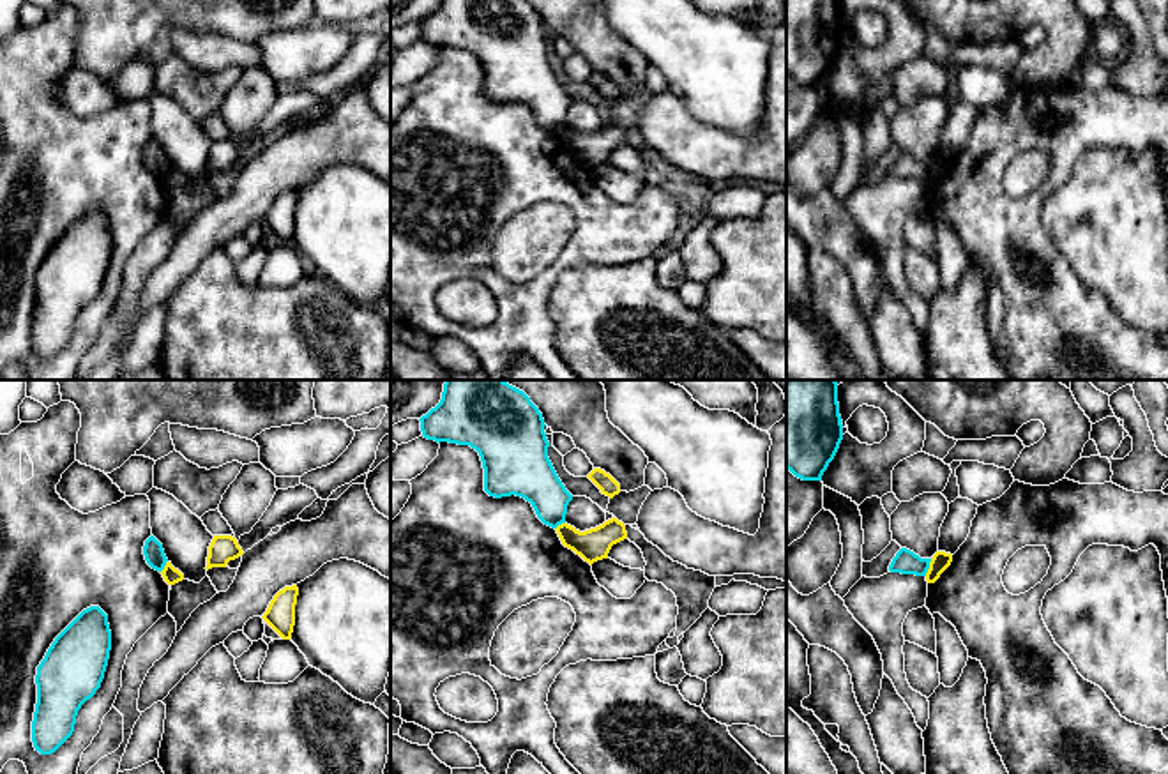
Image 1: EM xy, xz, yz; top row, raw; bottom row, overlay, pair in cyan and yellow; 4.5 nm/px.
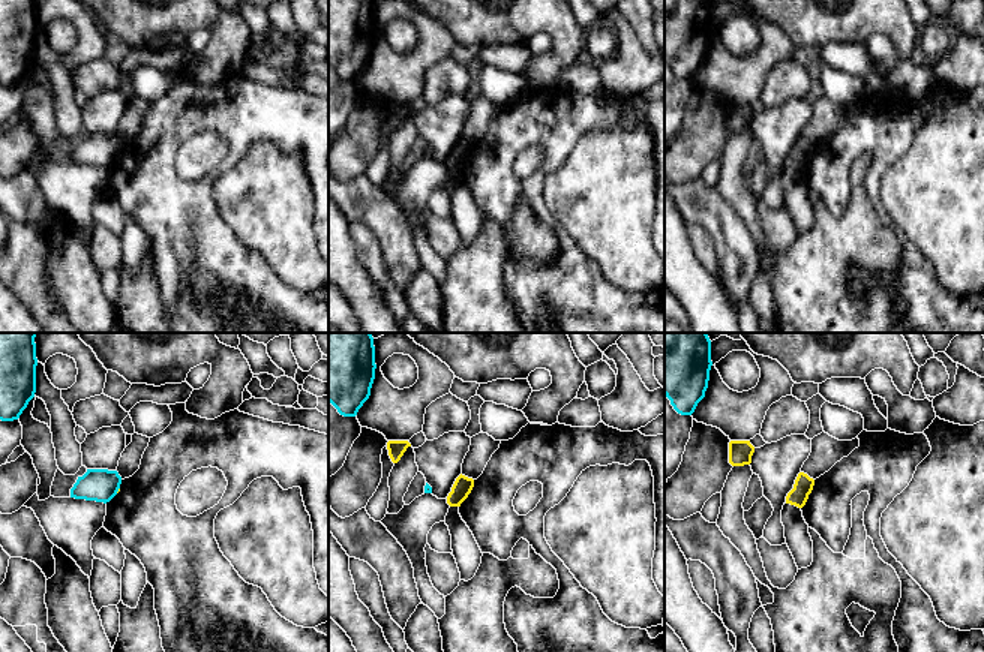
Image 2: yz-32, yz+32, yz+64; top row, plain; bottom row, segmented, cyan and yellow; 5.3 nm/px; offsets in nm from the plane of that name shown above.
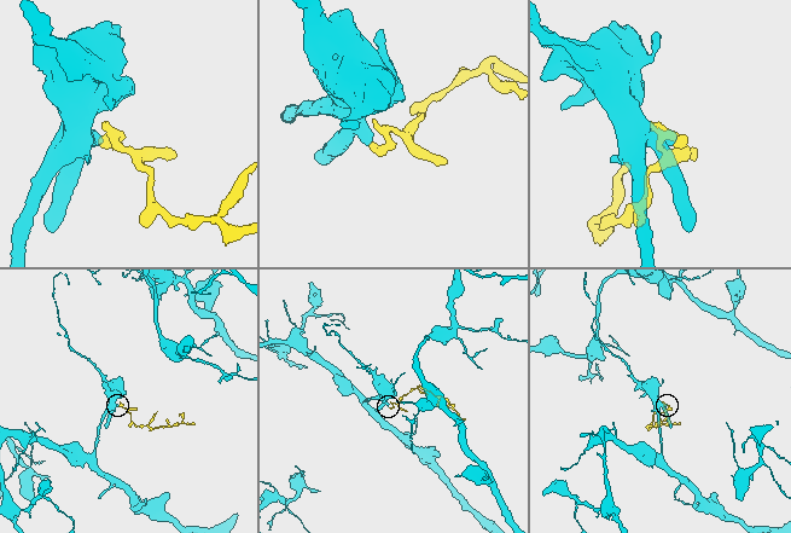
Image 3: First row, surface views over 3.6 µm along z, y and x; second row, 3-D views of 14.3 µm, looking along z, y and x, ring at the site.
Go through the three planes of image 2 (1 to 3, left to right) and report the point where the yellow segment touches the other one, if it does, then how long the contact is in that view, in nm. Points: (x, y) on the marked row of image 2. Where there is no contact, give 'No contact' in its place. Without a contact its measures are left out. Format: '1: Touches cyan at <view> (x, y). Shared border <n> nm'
1: Touches cyan at yz-32 (117, 490). Shared border 40 nm
2: No contact
3: No contact

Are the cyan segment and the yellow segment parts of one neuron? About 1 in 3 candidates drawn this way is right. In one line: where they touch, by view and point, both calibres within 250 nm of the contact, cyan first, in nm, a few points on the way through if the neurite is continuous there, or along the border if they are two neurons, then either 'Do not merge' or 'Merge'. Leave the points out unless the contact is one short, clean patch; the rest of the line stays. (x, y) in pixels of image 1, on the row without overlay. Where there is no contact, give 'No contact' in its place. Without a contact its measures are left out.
Touches cyan at yz (928, 172). Thickness 110 nm (cyan) against 90 nm. Boundary: yz (932, 163), (925, 179). Do not merge

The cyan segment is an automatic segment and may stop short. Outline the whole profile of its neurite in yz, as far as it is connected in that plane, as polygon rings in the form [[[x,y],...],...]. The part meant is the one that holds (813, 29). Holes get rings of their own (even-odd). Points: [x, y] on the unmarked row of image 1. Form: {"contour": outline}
{"contour": [[[786,0],[786,72],[802,85],[822,85],[843,44],[838,0]]]}

